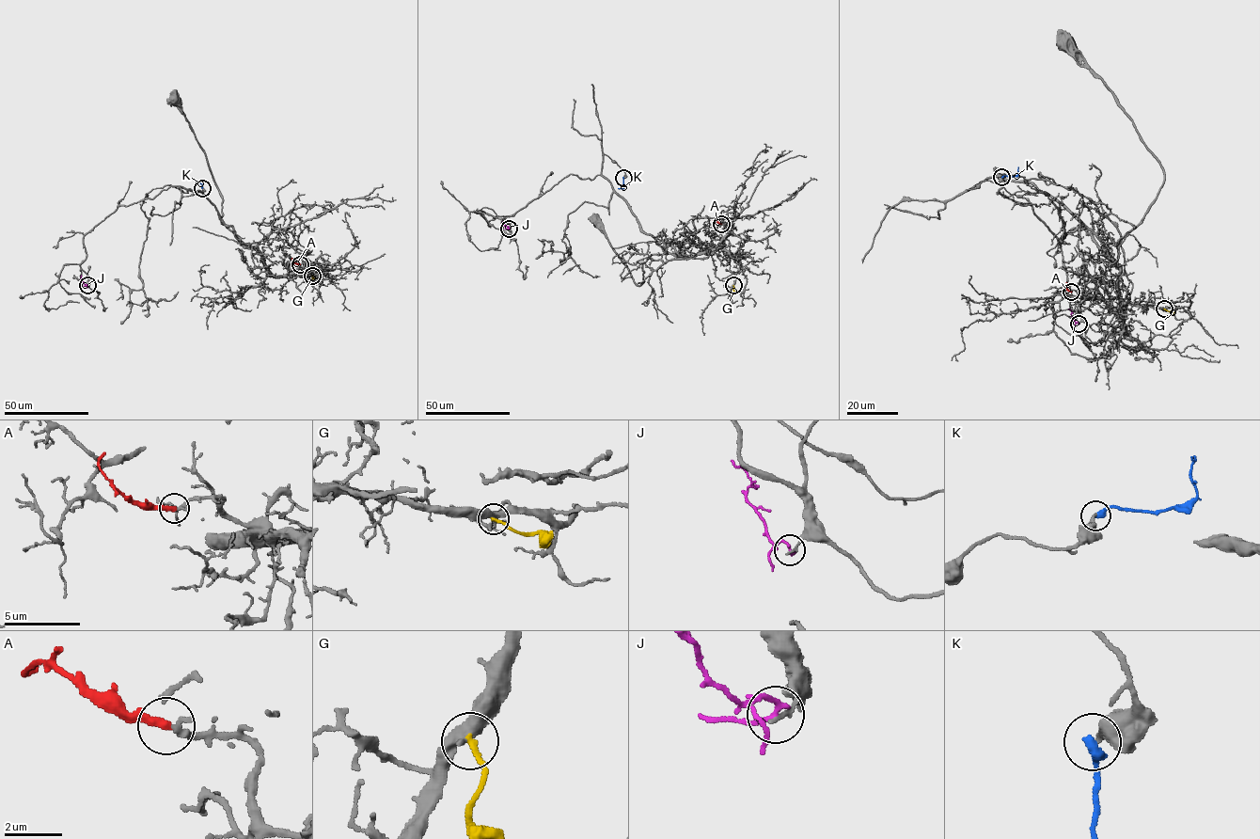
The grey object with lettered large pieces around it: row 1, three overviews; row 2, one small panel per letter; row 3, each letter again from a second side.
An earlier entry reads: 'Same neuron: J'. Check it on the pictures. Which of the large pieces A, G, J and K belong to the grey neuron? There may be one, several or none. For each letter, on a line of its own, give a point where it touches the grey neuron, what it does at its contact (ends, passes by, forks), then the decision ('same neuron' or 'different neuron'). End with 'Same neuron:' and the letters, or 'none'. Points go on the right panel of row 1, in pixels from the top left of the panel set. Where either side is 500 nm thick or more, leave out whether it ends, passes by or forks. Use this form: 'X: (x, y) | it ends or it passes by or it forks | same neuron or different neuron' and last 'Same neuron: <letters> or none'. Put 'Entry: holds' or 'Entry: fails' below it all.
A: (1071, 292) | it ends | same neuron
G: (1164, 308) | it ends | different neuron
J: (1078, 324) | it passes by | different neuron
K: (1001, 177) | it ends | different neuron
Same neuron: A
Entry: fails

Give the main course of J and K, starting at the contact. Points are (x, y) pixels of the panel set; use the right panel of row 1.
J: (1078, 324), (1068, 308)
K: (1002, 177), (1016, 176), (1018, 167)

